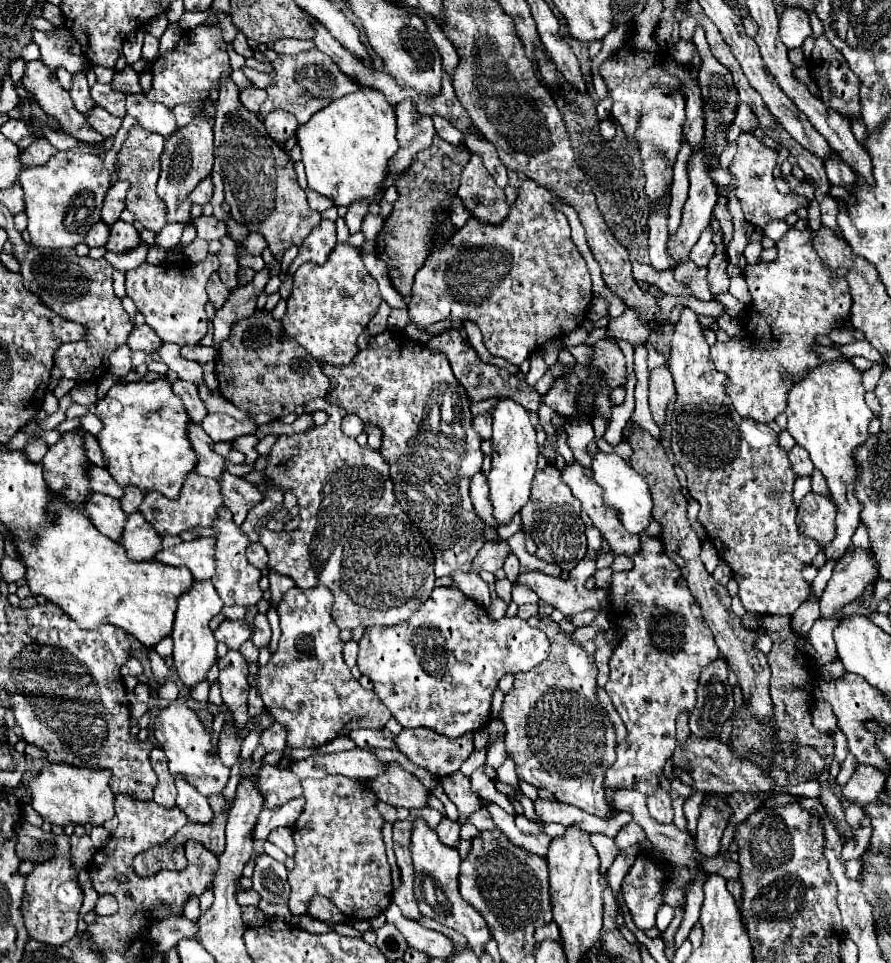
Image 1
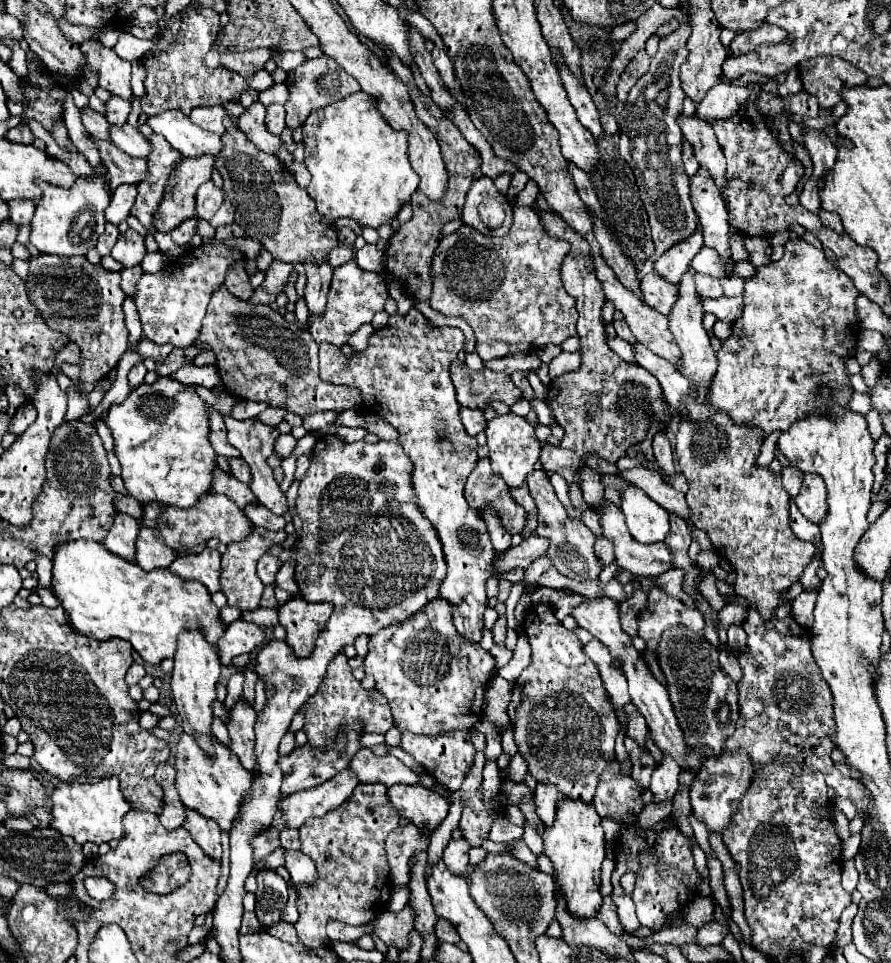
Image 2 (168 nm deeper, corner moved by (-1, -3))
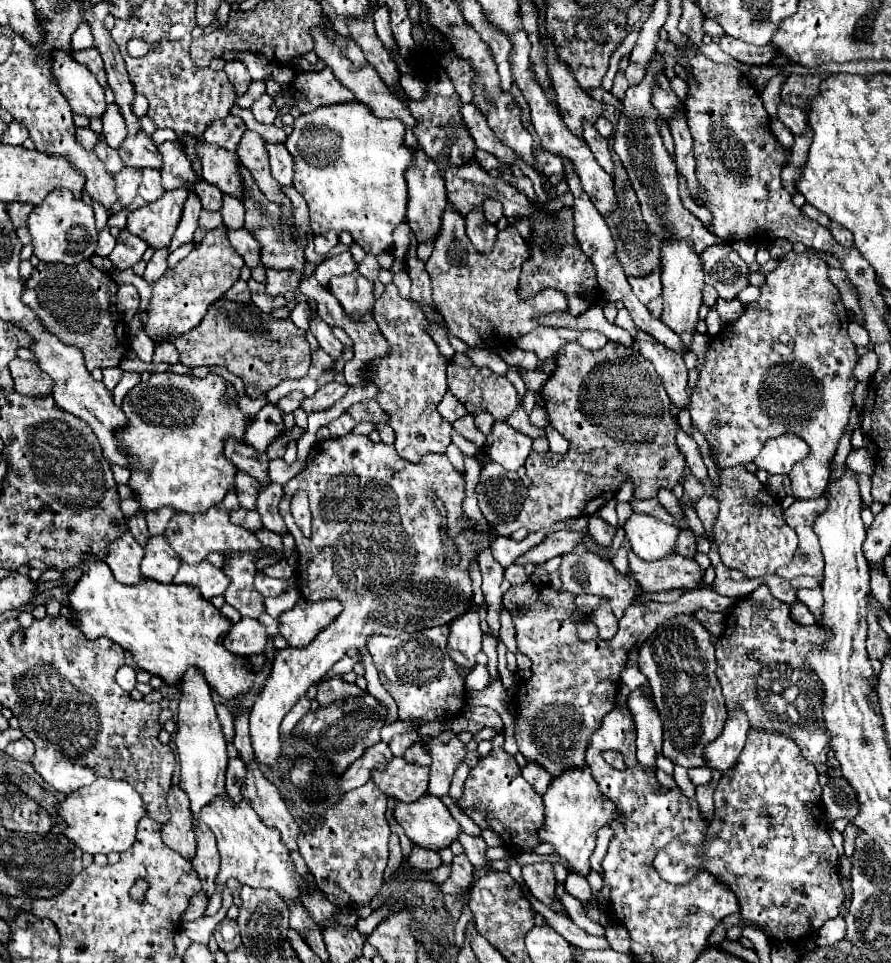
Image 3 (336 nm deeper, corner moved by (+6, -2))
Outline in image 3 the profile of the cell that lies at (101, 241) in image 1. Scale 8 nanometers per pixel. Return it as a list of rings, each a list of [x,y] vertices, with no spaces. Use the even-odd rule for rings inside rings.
[[[103,228],[99,232],[99,242],[97,242],[95,254],[97,256],[109,256],[109,252],[113,250],[113,246],[115,246],[115,238],[109,234],[109,228]]]

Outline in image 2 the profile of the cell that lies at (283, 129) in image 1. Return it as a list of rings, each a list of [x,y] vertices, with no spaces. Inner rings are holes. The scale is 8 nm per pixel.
[[[268,105],[266,107],[266,127],[272,135],[280,135],[286,129],[284,105]]]

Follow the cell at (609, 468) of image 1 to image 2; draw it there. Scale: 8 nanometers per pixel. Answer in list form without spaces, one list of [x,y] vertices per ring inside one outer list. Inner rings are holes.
[[[636,485],[620,489],[620,509],[626,517],[628,531],[636,541],[656,543],[666,539],[670,531],[668,511],[660,507],[656,501],[652,501]]]

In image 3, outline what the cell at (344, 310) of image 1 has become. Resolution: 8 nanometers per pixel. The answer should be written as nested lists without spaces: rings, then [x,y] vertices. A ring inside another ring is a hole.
[[[357,270],[345,276],[333,278],[331,292],[353,320],[359,320],[361,316],[373,310],[373,304],[375,304],[373,282],[363,278]]]

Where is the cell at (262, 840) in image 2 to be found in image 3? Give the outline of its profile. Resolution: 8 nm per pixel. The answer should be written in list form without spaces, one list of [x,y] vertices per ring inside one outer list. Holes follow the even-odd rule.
[[[231,798],[223,800],[223,804],[209,804],[209,808],[203,808],[203,812],[199,814],[199,822],[207,824],[213,830],[217,838],[217,848],[221,852],[217,892],[213,894],[213,898],[205,908],[205,916],[213,916],[221,908],[221,892],[229,878],[237,878],[241,884],[251,888],[275,890],[283,900],[301,904],[299,896],[303,890],[307,890],[307,886],[303,884],[301,876],[295,872],[285,842],[281,840],[279,832],[275,832],[275,828],[267,828],[265,824],[261,824],[259,816],[255,816],[255,810],[251,810],[247,800],[241,800],[237,808],[233,808]]]

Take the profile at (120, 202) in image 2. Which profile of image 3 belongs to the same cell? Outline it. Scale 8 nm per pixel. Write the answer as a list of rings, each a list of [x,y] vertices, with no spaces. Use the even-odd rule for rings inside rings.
[[[123,168],[123,172],[115,176],[115,182],[117,182],[117,192],[119,192],[119,202],[127,208],[137,196],[137,188],[141,184],[141,172],[137,168]]]

